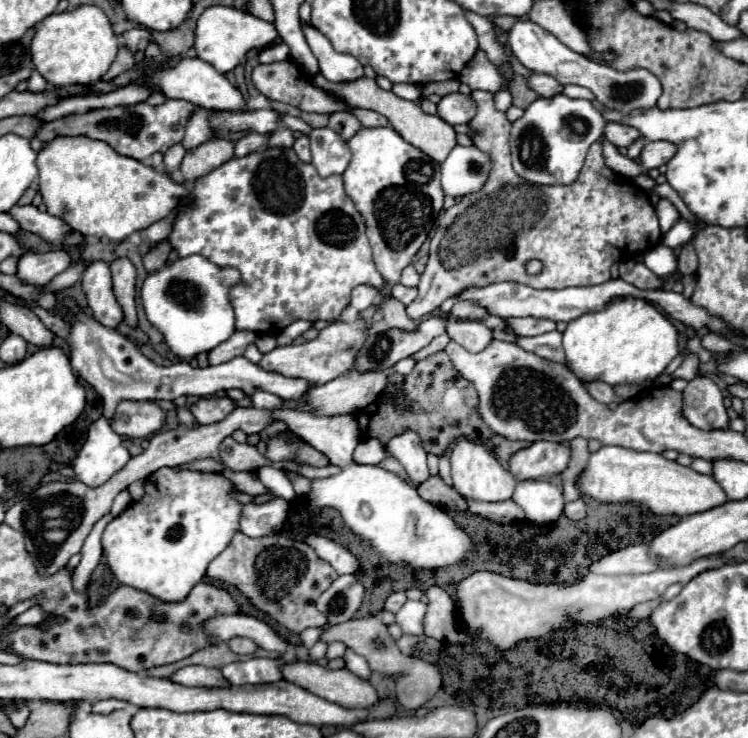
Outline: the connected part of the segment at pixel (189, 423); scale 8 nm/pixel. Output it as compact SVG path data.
M181 396L174 401L176 405L178 405L177 419L179 419L179 423L181 423L181 425L195 429L195 427L199 427L199 423L197 423L197 419L191 415L191 411L185 407L186 400L186 396Z

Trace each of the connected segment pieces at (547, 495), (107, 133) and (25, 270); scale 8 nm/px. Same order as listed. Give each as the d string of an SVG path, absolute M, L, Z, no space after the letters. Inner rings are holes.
M519 481L511 499L525 511L531 525L555 523L565 505L561 489L547 481Z
M167 101L163 105L149 105L149 103L137 103L137 105L127 105L127 107L111 107L111 109L91 109L83 115L67 115L49 123L43 123L35 137L43 143L53 141L55 137L89 137L97 141L105 141L113 151L119 155L133 157L137 161L143 161L151 157L155 151L165 153L169 147L181 143L185 125L191 119L195 111L195 105L189 101Z
M63 249L51 253L27 253L19 259L15 275L25 285L43 287L55 275L65 271L69 265L71 265L69 253L63 253Z

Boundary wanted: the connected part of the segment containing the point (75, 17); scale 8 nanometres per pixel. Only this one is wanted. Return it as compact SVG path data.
M81 5L73 11L53 13L45 17L35 27L35 37L31 41L31 59L35 69L51 85L91 85L107 73L119 51L119 39L111 29L107 15L93 5Z

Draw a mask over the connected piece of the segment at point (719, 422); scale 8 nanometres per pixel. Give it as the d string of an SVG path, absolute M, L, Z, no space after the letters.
M695 377L683 391L683 415L693 427L729 429L723 393L709 377Z

